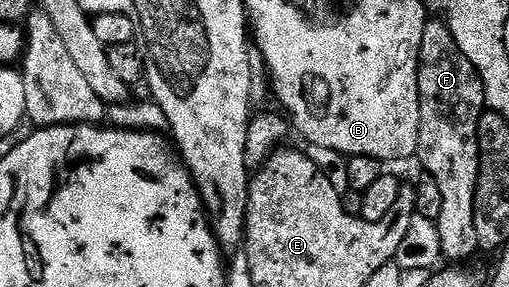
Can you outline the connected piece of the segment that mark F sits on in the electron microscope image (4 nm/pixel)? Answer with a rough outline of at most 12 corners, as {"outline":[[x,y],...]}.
{"outline":[[442,18],[419,54],[417,159],[441,188],[443,259],[473,225],[483,80]]}

